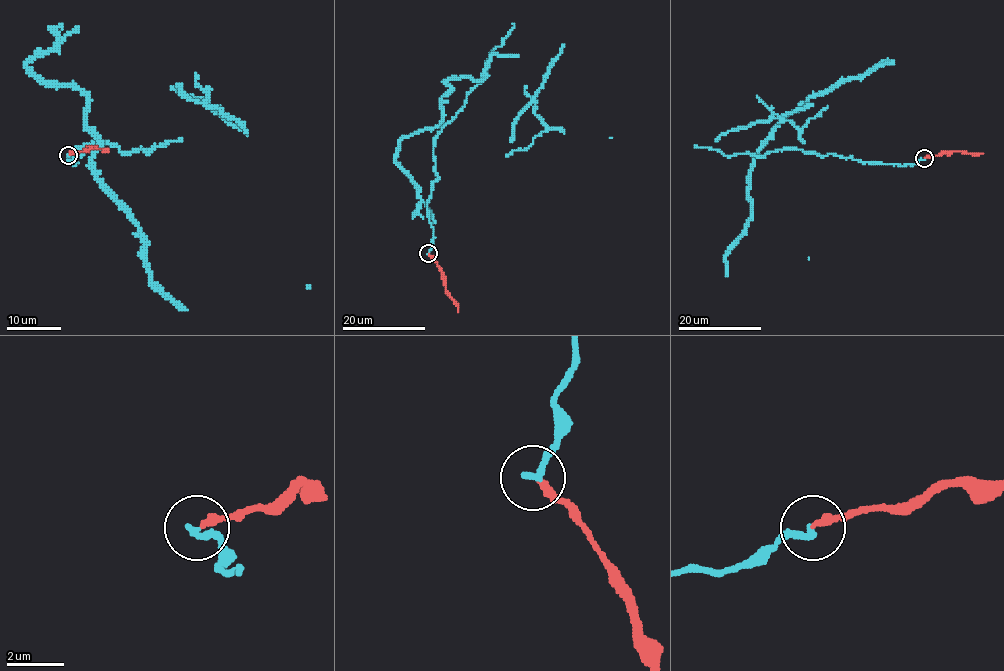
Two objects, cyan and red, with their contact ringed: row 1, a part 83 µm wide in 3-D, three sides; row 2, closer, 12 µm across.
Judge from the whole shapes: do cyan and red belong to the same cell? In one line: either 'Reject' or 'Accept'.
Reject

